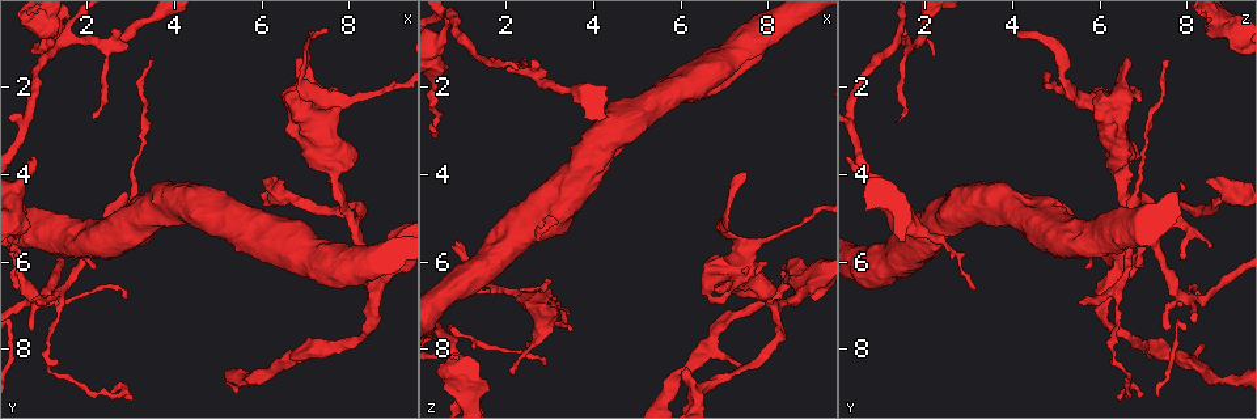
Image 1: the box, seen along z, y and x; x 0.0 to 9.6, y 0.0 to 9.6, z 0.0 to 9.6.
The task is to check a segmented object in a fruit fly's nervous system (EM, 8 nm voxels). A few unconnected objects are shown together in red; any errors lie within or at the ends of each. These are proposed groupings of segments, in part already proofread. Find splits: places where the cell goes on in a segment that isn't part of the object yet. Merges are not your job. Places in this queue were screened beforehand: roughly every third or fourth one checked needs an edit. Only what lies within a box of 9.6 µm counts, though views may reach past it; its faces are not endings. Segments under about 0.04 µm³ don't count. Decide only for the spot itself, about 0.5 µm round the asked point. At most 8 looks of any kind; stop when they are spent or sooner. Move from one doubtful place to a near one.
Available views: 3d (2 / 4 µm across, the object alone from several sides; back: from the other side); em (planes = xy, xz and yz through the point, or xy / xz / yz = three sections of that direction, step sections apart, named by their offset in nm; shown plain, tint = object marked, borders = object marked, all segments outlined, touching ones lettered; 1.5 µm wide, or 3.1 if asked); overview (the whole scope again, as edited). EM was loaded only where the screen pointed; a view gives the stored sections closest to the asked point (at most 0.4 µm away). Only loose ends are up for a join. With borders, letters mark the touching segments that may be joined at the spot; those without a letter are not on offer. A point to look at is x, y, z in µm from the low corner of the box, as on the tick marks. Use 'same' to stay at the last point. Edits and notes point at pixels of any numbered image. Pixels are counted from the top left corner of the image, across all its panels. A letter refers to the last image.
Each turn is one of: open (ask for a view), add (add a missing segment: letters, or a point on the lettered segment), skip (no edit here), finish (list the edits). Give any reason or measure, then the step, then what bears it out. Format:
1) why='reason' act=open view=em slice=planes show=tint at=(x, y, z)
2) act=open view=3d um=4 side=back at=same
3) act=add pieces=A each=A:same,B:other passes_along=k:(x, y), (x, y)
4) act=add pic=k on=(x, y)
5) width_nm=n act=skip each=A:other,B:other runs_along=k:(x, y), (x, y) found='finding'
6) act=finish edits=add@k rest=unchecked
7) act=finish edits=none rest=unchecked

why='long arm stops here' act=open view=3d um=4 at=(7.50, 0.70, 3.95)

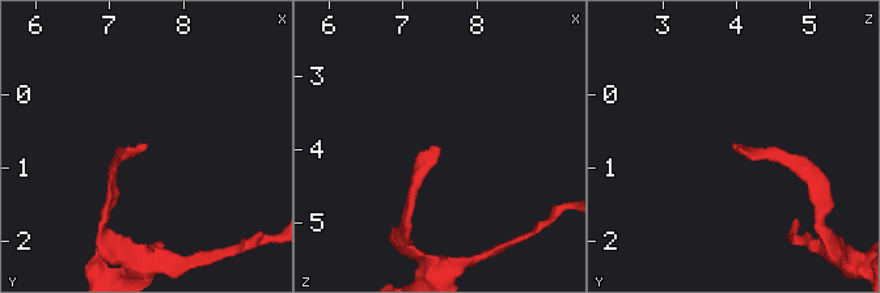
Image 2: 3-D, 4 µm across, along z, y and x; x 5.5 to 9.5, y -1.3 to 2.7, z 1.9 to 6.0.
why='now the EM' act=open view=em slice=planes show=borders at=(7.45, 0.60, 3.95)

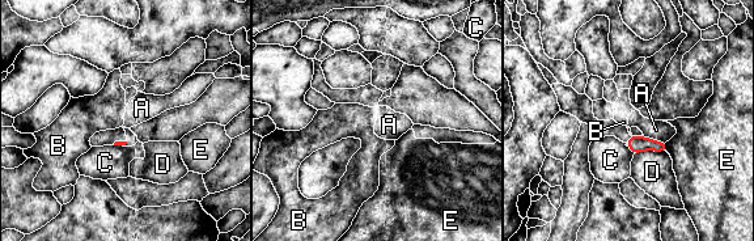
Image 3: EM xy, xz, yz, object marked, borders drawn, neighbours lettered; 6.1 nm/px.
act=skip each=A:other,B:other,C:other,D:other,E:other border=3:(644, 135), (665, 142) found='none of them fits'

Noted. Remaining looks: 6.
why='branch stops here' act=open view=3d um=4 at=(6.15, 4.15, 8.40)

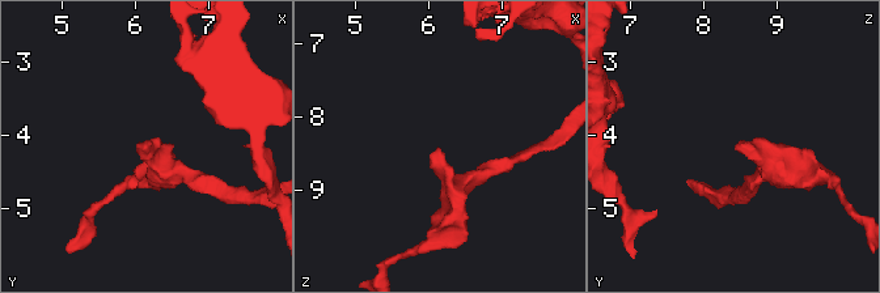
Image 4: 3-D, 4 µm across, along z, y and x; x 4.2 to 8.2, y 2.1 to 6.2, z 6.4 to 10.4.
why='now the EM' act=open view=em slice=planes show=borders at=(6.10, 4.25, 8.45)

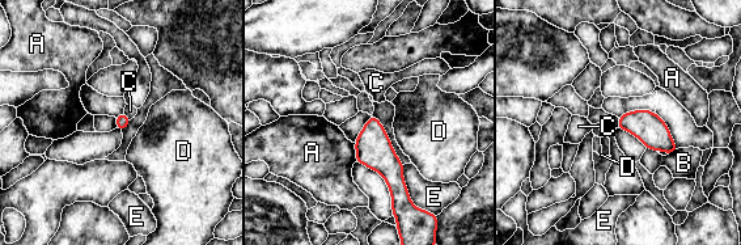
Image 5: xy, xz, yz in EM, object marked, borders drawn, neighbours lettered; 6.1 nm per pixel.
act=skip each=A:other,B:other,C:other,D:other,E:other border=5:(125, 112), (130, 119) found='none of them fits'

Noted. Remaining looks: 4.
why='branch stops here' act=open view=em slice=planes show=borders at=(0.85, 6.90, 5.55)

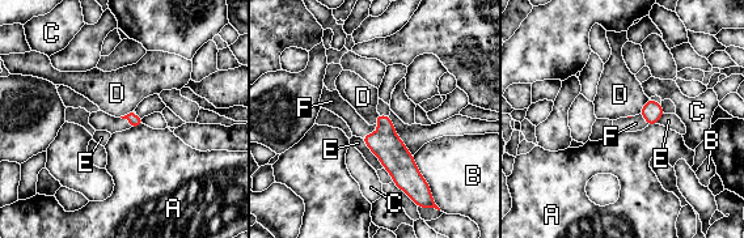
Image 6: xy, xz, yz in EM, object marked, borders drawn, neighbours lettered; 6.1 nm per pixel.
act=add pic=6 on=(359, 127) each=A:other,B:other,C:other,D:other,E:other,F:same passes_along=6:(392, 152), (372, 132), (359, 127) found='it goes on there'

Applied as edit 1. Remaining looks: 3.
act=finish edits=add@6 rest=unchecked

